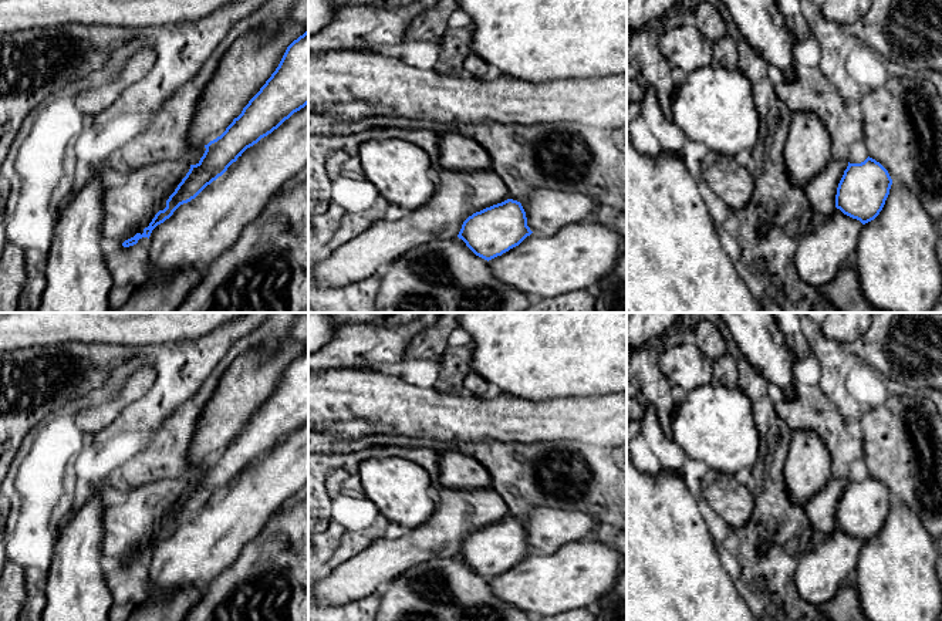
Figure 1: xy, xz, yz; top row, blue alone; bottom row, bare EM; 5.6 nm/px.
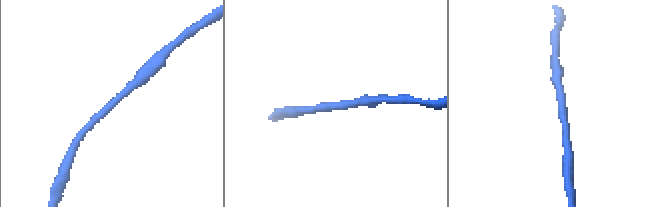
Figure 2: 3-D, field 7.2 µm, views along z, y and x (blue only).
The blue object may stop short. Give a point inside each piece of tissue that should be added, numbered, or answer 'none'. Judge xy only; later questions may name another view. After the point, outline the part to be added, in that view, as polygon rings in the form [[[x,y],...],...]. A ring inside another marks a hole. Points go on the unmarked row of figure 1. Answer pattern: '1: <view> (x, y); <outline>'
none

